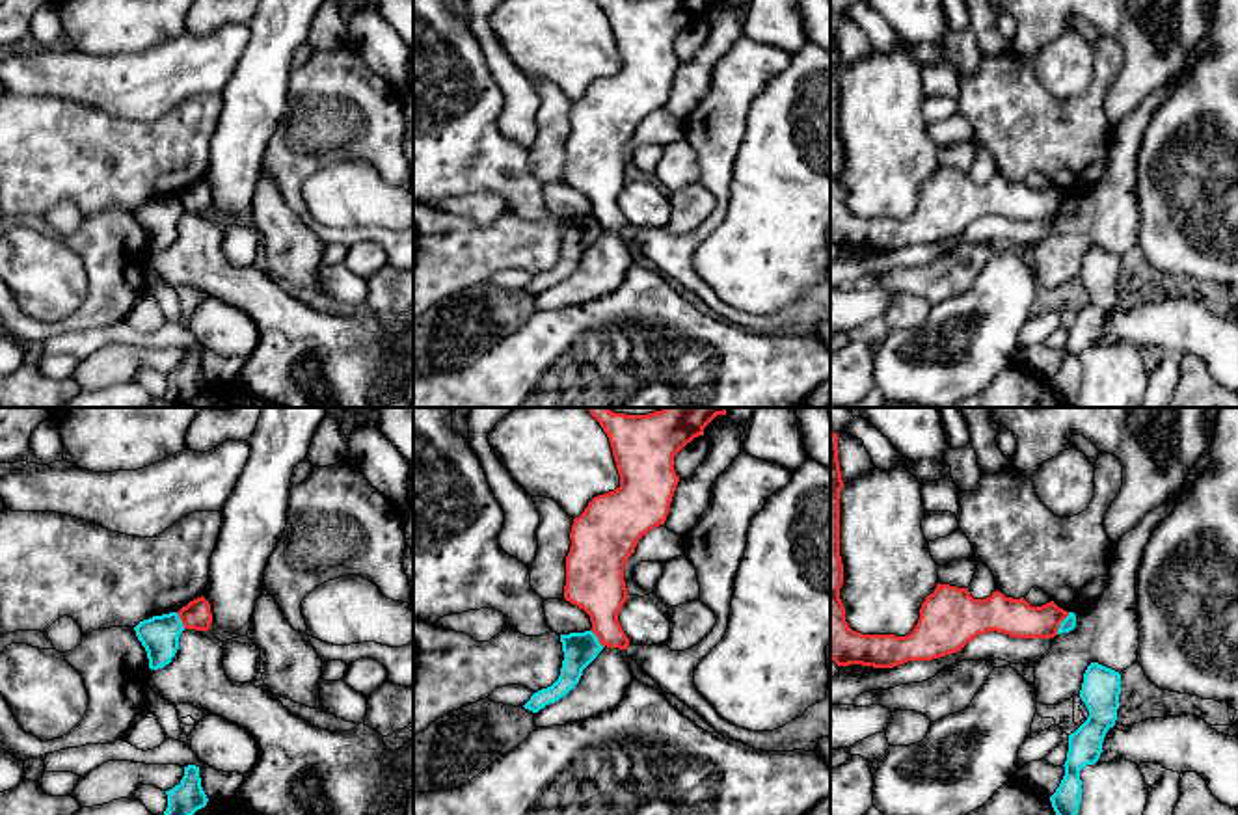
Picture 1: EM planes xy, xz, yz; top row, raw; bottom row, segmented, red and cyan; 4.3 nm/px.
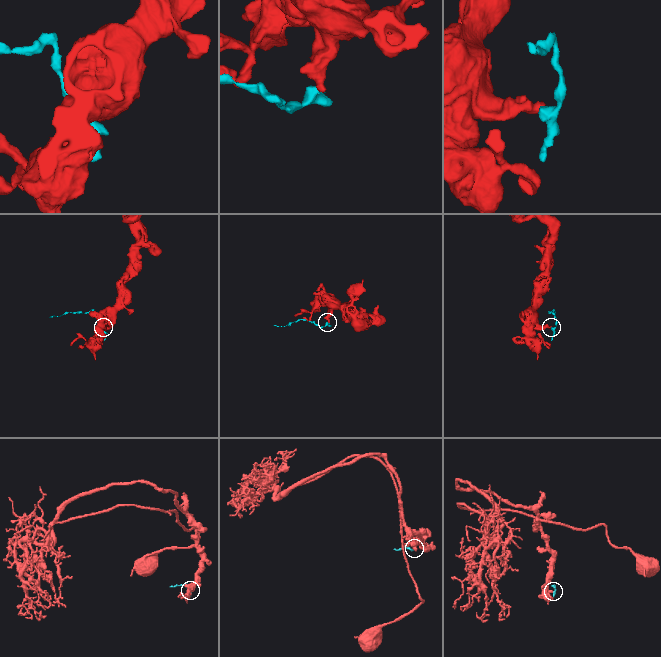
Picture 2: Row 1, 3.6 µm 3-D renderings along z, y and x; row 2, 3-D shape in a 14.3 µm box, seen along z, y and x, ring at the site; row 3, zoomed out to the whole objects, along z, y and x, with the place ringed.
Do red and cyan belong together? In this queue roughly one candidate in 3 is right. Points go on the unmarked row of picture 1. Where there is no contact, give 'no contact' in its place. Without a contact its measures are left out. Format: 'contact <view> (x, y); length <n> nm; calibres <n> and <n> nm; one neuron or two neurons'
contact yz (1060, 205); length 110 nm; calibres 160 and 60 nm; two neurons

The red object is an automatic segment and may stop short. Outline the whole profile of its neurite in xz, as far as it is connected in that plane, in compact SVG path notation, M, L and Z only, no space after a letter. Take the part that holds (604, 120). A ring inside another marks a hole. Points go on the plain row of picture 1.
M594 0L609 20L620 69L573 102L564 182L583 192L605 231L627 233L618 197L627 182L624 149L639 123L665 108L680 65L674 39L715 0Z

